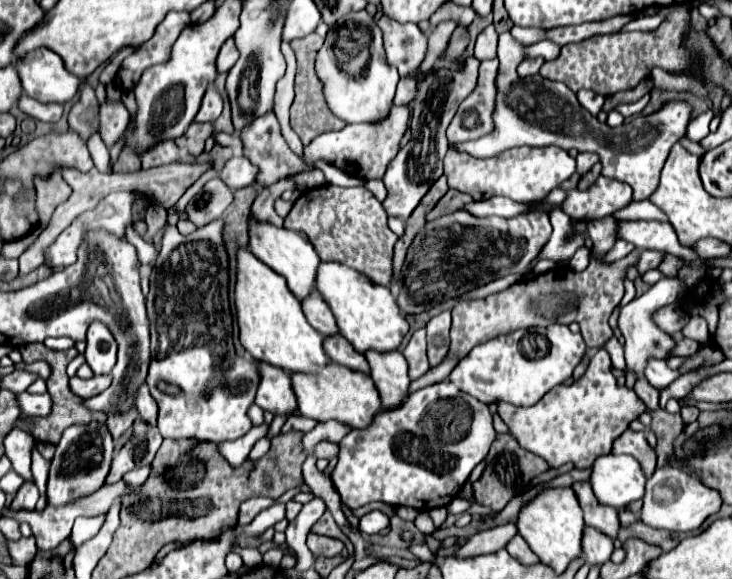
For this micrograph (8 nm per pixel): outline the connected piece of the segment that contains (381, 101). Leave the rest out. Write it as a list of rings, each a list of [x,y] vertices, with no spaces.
[[[366,11],[346,15],[330,27],[324,45],[316,55],[314,67],[322,83],[322,93],[328,109],[344,123],[380,123],[390,113],[398,83],[398,71],[386,63],[382,31],[374,17],[370,17]]]

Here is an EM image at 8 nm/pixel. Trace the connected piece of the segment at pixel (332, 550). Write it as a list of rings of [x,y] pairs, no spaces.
[[[310,533],[308,535],[308,547],[316,557],[334,557],[334,555],[340,555],[340,551],[344,549],[344,543],[340,539]]]

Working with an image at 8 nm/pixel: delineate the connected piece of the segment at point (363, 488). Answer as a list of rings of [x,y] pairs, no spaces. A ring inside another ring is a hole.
[[[450,379],[418,389],[396,411],[380,411],[370,427],[352,429],[340,443],[338,463],[330,473],[330,479],[340,495],[340,501],[350,507],[362,507],[370,501],[384,501],[390,505],[408,505],[420,511],[420,507],[434,509],[446,507],[462,489],[472,469],[486,457],[496,431],[492,427],[492,413],[484,403],[456,389]]]

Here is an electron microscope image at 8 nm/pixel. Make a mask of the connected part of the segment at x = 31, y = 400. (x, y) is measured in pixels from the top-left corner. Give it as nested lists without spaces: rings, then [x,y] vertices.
[[[16,393],[16,401],[18,401],[18,407],[22,413],[26,415],[48,415],[50,409],[52,409],[52,401],[50,401],[50,395],[44,393],[44,395],[30,395],[30,393]]]

